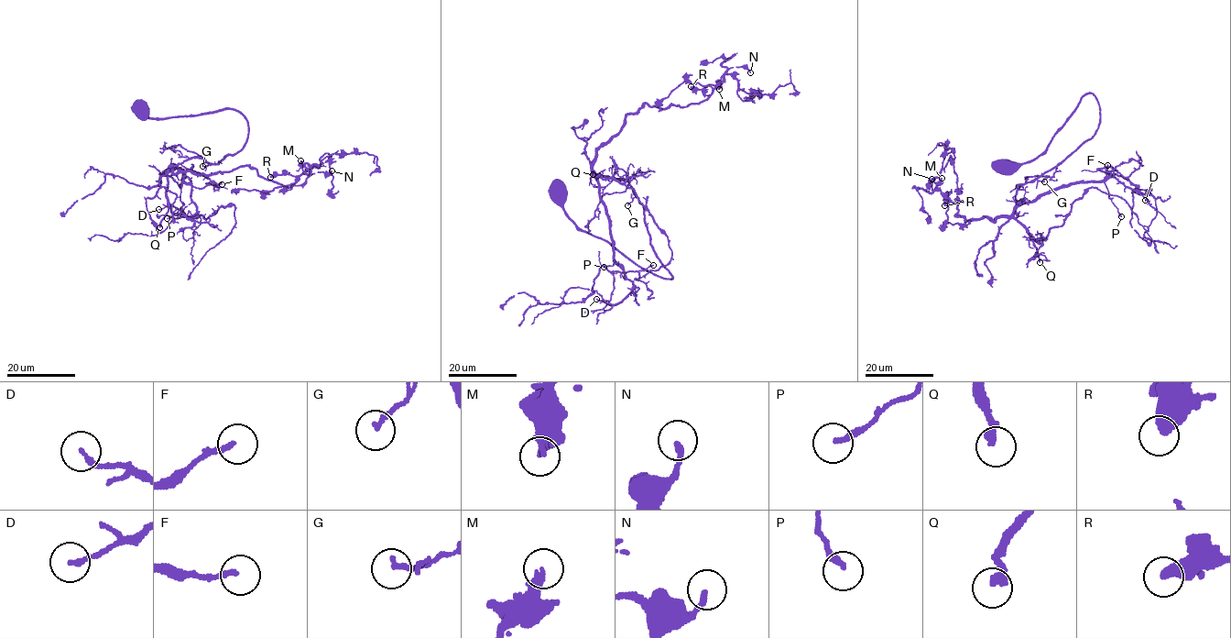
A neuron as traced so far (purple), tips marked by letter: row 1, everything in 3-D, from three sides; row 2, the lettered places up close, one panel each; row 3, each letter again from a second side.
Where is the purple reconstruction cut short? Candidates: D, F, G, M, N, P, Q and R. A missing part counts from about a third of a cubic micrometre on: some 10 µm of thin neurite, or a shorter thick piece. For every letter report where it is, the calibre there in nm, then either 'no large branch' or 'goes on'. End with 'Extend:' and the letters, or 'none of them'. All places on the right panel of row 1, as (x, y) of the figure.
D: (1145, 200) | 200 nm | no large branch
F: (1107, 165) | 160 nm | no large branch
G: (1044, 181) | 180 nm | no large branch
M: (942, 178) | 360 nm | no large branch
N: (931, 179) | 200 nm | no large branch
P: (1121, 216) | 200 nm | no large branch
Q: (1040, 262) | 280 nm | goes on
R: (944, 205) | 550 nm | no large branch
Extend: Q

